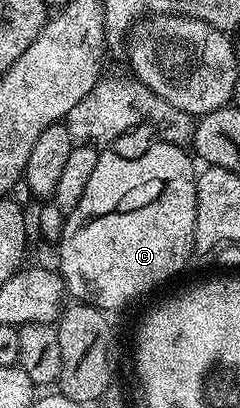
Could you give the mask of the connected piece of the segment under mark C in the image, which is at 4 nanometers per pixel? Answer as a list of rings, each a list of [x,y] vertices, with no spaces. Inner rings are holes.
[[[154,143],[149,145],[140,156],[118,156],[117,153],[111,152],[115,150],[100,151],[99,157],[97,158],[97,166],[93,169],[93,174],[85,186],[85,194],[81,194],[81,202],[77,202],[77,206],[72,212],[66,213],[64,220],[67,221],[64,222],[63,233],[59,236],[59,265],[57,265],[57,271],[63,278],[64,289],[70,295],[72,292],[75,295],[72,297],[78,303],[92,304],[94,308],[100,310],[123,308],[130,300],[135,300],[138,296],[145,295],[150,288],[157,287],[162,280],[167,280],[170,276],[177,275],[186,266],[187,259],[193,256],[195,223],[197,222],[197,190],[195,189],[195,181],[197,179],[196,161],[189,155],[186,147],[178,144]]]

